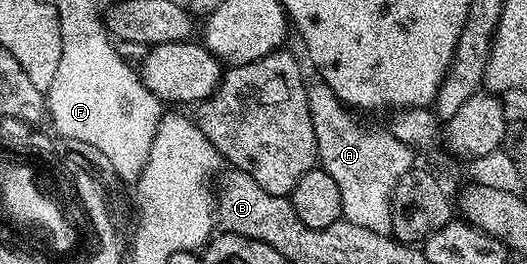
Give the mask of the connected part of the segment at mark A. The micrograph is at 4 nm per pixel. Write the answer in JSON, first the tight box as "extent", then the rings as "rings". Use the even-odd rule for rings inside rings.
{"extent":[309,82,415,235],"rings":[[[315,82],[315,87],[309,88],[310,112],[312,113],[312,129],[316,133],[316,149],[318,150],[317,162],[322,170],[332,177],[334,187],[340,189],[340,201],[342,202],[342,219],[348,223],[355,223],[364,229],[372,229],[372,233],[390,235],[394,229],[394,217],[392,214],[392,200],[394,190],[404,177],[415,166],[415,148],[409,147],[404,141],[394,136],[393,130],[373,131],[370,127],[361,127],[354,120],[355,112],[346,104],[341,103],[332,93],[332,89],[325,83]]]}

